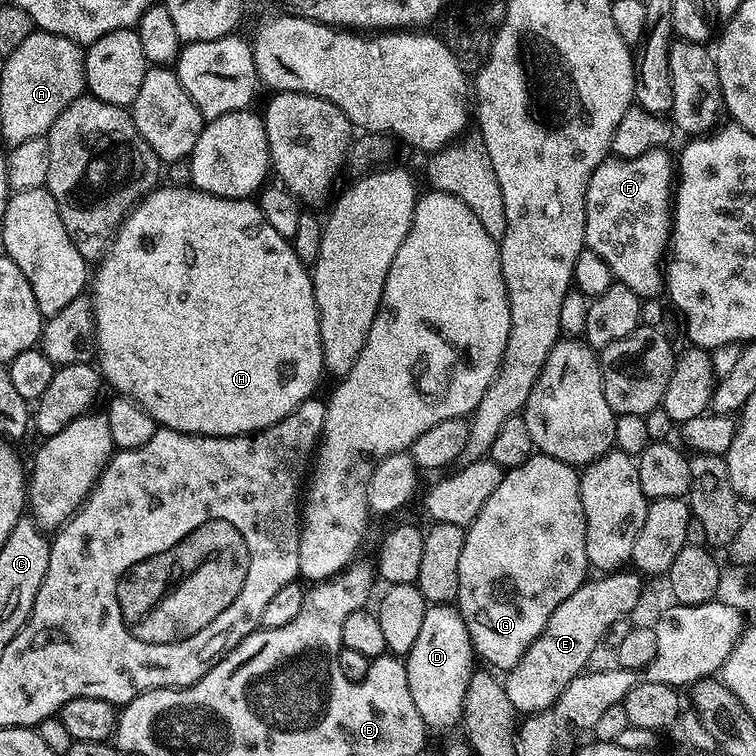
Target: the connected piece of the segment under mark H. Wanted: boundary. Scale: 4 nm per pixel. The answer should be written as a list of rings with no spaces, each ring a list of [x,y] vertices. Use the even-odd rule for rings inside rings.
[[[157,187],[145,196],[121,226],[112,242],[110,254],[105,255],[95,269],[94,307],[96,309],[96,351],[98,371],[105,381],[116,387],[121,396],[136,400],[148,411],[161,428],[178,430],[191,436],[246,436],[261,432],[274,422],[282,422],[299,404],[313,399],[320,375],[325,375],[322,354],[322,334],[320,315],[314,298],[311,271],[299,260],[293,245],[262,214],[255,199],[231,200],[221,196],[211,196],[194,187]]]

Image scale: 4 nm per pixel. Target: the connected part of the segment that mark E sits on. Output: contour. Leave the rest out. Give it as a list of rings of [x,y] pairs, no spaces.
[[[617,570],[595,578],[585,580],[554,614],[550,614],[550,622],[546,622],[542,634],[538,634],[519,663],[503,677],[504,689],[510,694],[510,702],[514,702],[517,713],[531,714],[549,708],[573,678],[589,667],[588,659],[610,626],[619,619],[631,617],[639,606],[644,580],[635,571]]]

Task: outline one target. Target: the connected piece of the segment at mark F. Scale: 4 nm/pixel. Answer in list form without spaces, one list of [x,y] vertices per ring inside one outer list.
[[[657,150],[639,160],[603,160],[586,186],[587,251],[602,258],[613,277],[641,298],[661,295],[665,287],[662,257],[670,235],[670,201],[674,196],[674,160],[666,153]]]

